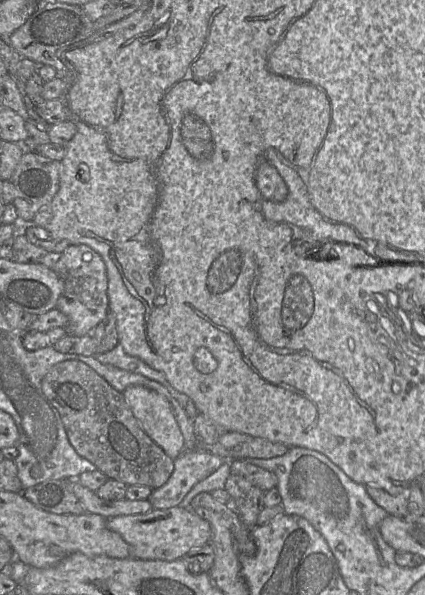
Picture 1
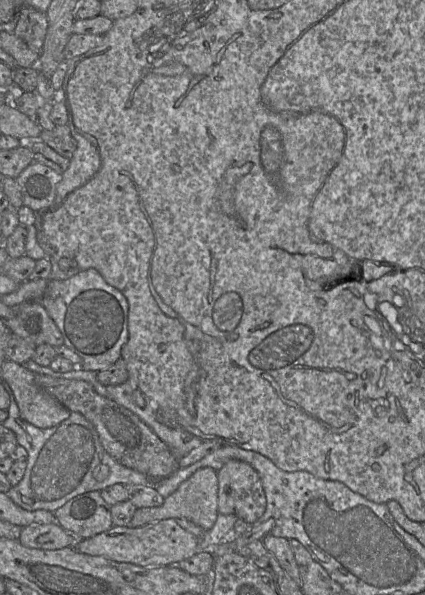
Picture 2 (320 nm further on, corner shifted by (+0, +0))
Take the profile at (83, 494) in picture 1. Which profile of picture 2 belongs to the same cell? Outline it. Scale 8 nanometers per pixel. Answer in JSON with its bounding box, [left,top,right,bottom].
[129,467,218,530]

